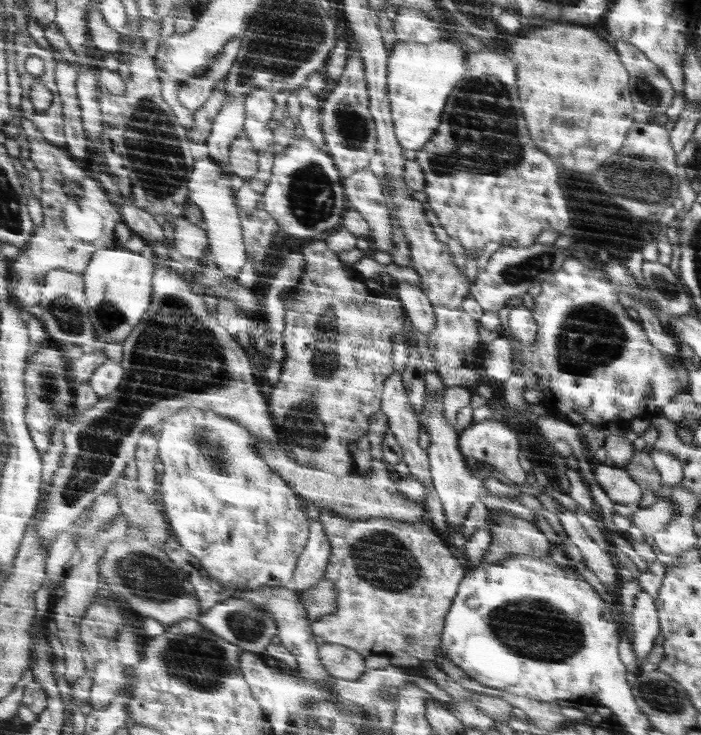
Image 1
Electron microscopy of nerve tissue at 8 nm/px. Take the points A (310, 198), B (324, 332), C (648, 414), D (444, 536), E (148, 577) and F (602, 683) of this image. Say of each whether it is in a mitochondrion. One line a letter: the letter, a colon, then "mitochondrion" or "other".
A: mitochondrion
B: mitochondrion
C: other
D: other
E: mitochondrion
F: other

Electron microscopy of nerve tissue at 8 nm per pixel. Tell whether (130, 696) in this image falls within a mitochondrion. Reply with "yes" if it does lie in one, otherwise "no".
no

